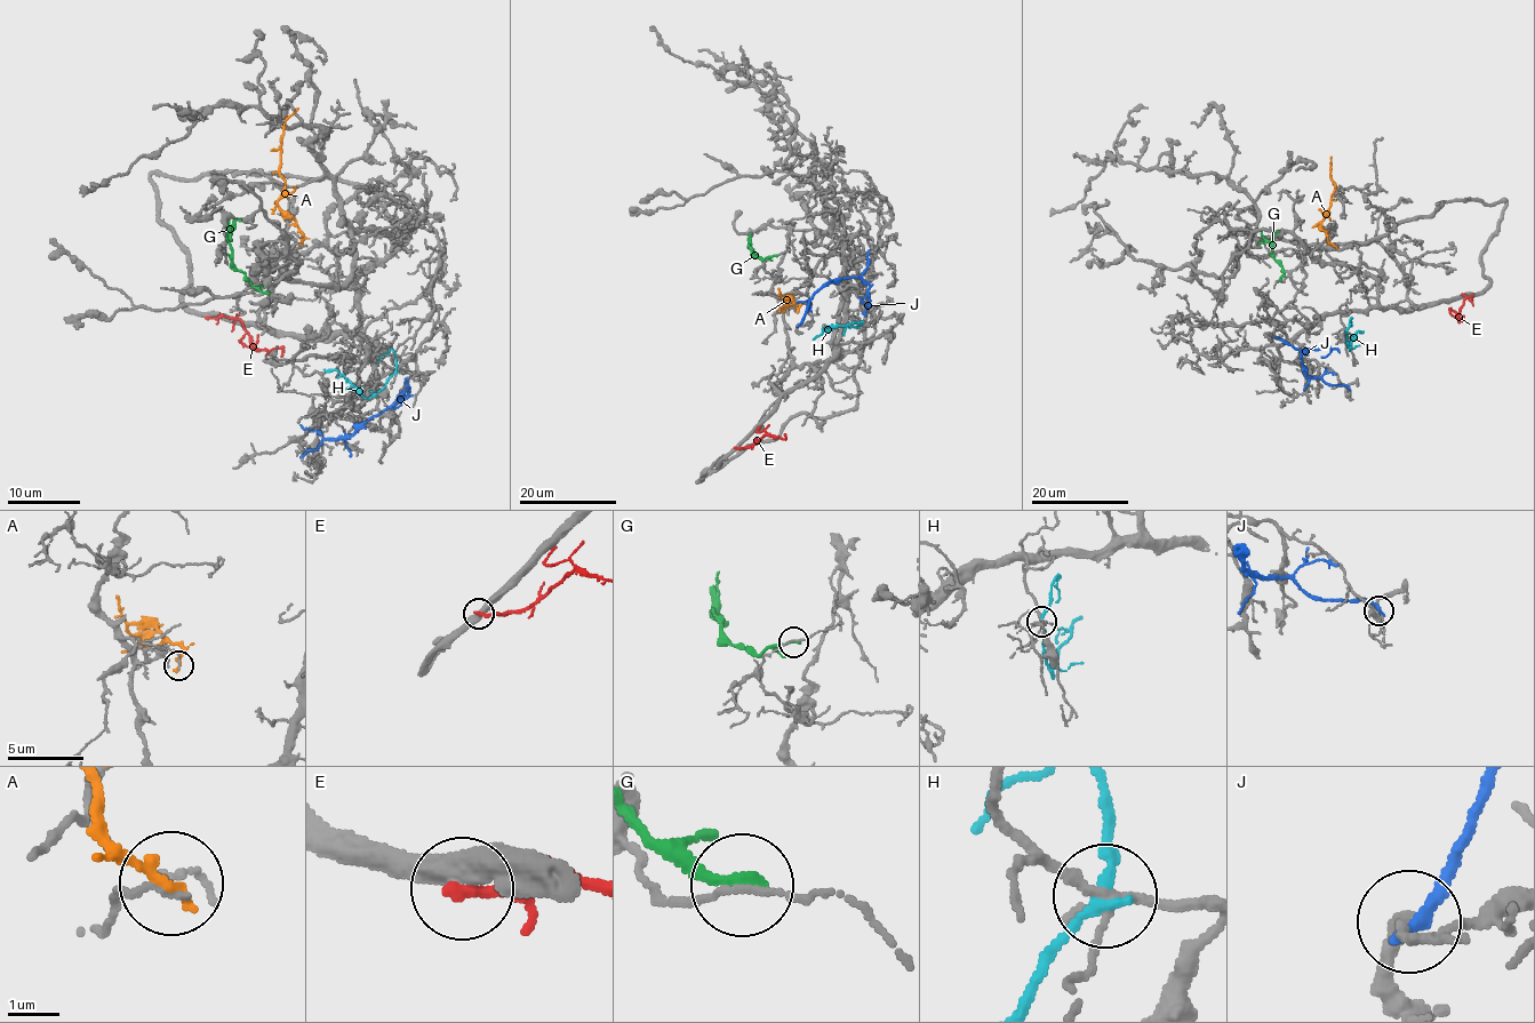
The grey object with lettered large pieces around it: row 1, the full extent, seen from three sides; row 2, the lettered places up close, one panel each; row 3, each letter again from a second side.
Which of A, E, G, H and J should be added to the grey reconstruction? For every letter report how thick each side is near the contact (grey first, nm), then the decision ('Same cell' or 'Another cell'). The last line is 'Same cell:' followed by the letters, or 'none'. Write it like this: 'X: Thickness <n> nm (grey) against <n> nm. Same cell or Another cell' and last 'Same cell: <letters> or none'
A: Thickness 130 nm (grey) against 240 nm. Another cell
E: Thickness 480 nm (grey) against 280 nm. Another cell
G: Thickness 100 nm (grey) against 240 nm. Another cell
H: Thickness 180 nm (grey) against 220 nm. Another cell
J: Thickness 180 nm (grey) against 320 nm. Another cell
Same cell: none

